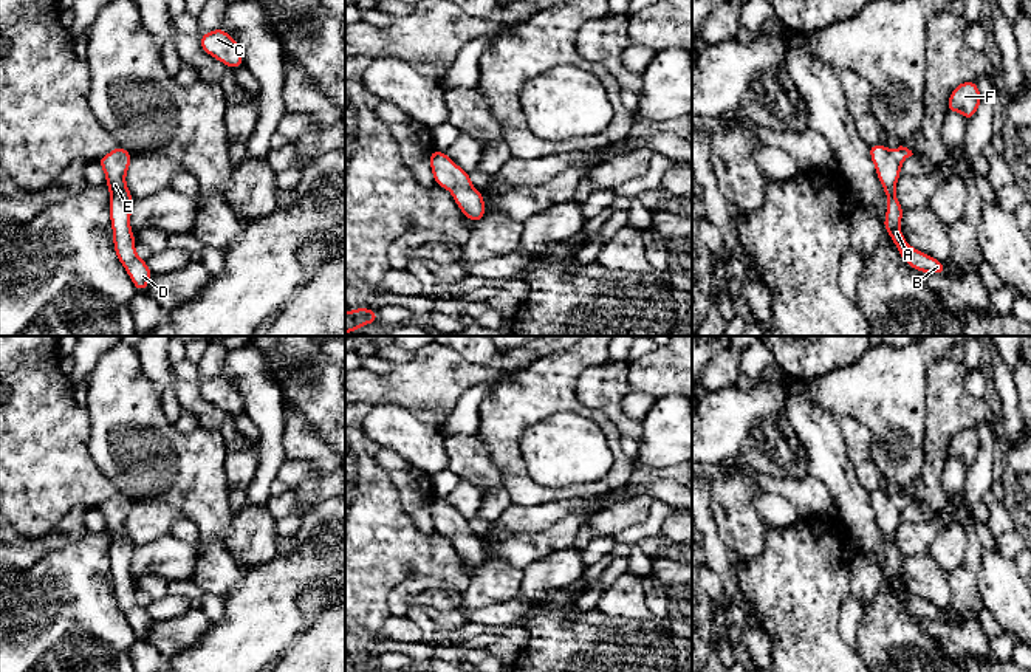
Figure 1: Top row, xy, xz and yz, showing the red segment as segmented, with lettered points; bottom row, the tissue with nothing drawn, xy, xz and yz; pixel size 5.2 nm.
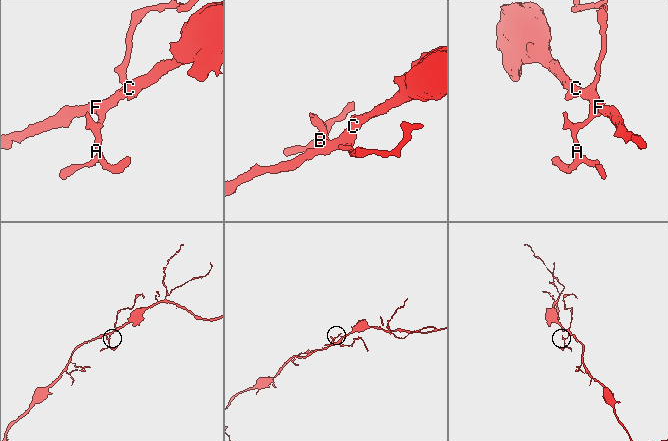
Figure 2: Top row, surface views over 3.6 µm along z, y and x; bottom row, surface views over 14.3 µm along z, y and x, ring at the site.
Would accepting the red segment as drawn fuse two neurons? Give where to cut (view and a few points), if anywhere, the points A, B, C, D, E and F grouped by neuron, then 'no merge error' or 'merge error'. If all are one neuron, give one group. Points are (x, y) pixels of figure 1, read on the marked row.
no cut; A B C D E F; no merge error

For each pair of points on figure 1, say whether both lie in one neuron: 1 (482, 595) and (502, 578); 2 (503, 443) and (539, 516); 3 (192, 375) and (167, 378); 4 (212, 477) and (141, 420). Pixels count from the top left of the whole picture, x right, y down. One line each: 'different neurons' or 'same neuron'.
1: same neuron
2: different neurons
3: different neurons
4: same neuron

